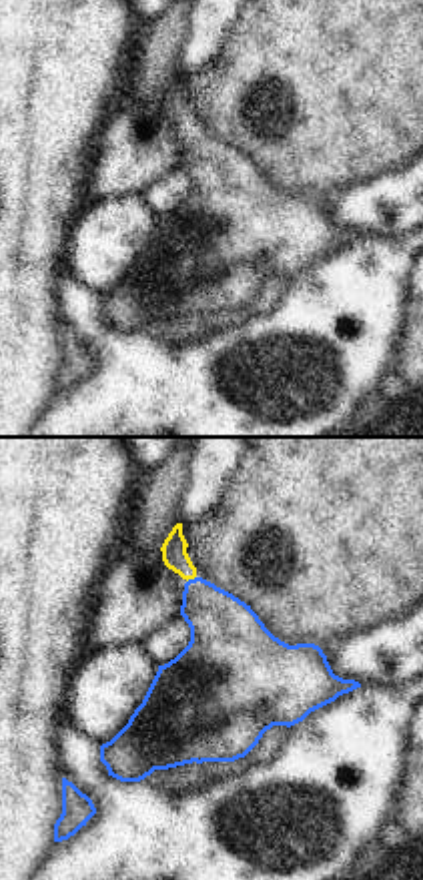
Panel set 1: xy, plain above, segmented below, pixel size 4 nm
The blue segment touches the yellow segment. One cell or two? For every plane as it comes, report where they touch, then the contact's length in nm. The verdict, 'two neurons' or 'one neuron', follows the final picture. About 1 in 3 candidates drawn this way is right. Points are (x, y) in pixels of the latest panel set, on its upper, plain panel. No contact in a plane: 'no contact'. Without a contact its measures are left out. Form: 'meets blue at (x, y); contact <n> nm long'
meets blue at (191, 131); contact 50 nm long

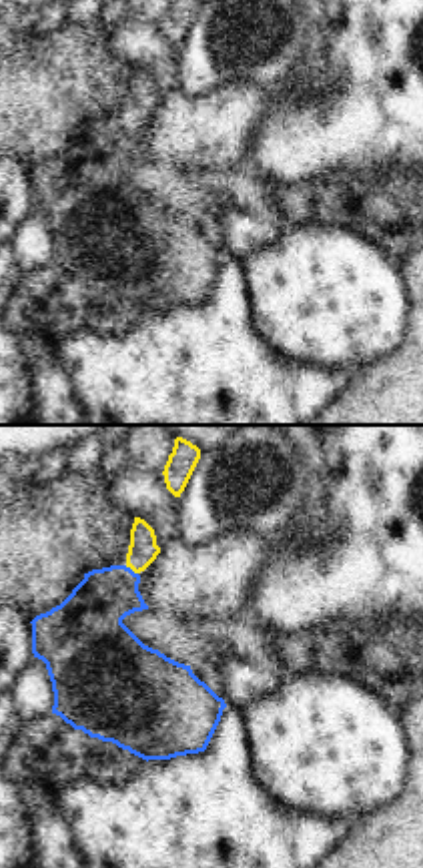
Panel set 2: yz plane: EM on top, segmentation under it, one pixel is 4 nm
meets blue at (129, 119); contact 70 nm long

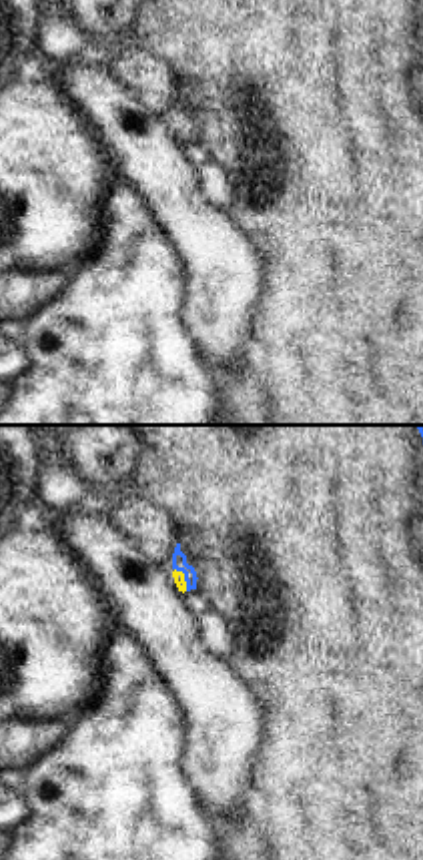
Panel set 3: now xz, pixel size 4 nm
meets blue at (185, 129); contact 110 nm long

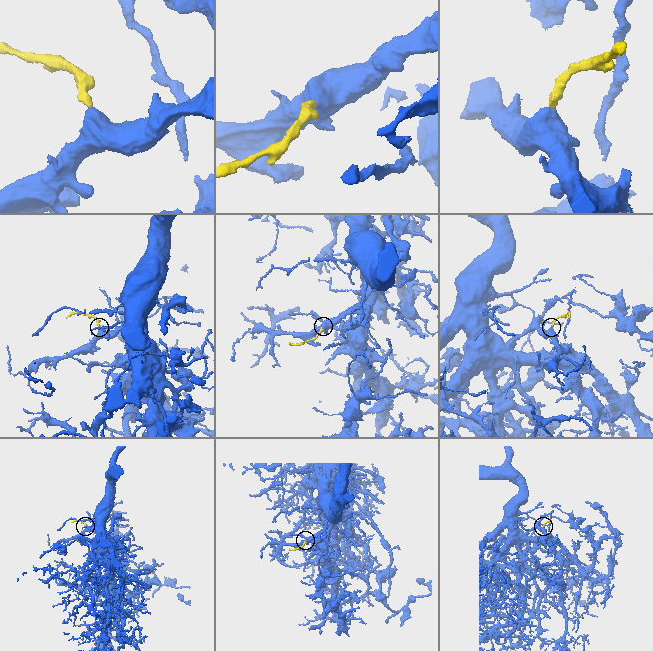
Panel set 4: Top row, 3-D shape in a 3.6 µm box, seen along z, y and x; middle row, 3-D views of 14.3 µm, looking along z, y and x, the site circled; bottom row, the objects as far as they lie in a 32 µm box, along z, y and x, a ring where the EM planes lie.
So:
one neuron

